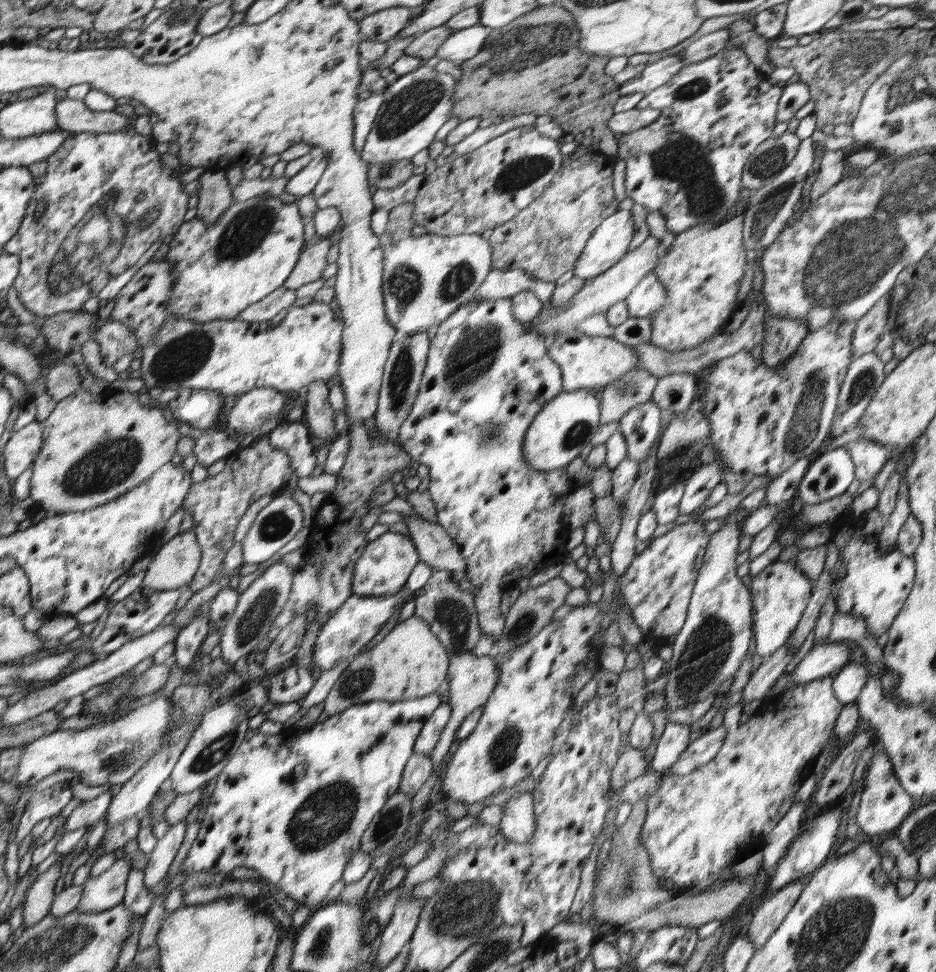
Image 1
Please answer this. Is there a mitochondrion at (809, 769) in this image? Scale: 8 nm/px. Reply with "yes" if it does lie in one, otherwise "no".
no

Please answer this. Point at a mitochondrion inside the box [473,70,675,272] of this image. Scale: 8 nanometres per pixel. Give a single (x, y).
(524, 170)

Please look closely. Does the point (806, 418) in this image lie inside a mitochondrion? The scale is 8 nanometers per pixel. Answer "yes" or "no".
yes

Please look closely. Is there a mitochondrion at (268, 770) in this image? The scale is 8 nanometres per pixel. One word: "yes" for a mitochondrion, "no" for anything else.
no

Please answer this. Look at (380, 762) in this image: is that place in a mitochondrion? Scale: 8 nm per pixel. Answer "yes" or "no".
no

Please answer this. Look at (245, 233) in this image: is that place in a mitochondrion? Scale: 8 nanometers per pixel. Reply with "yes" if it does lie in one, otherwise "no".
yes

